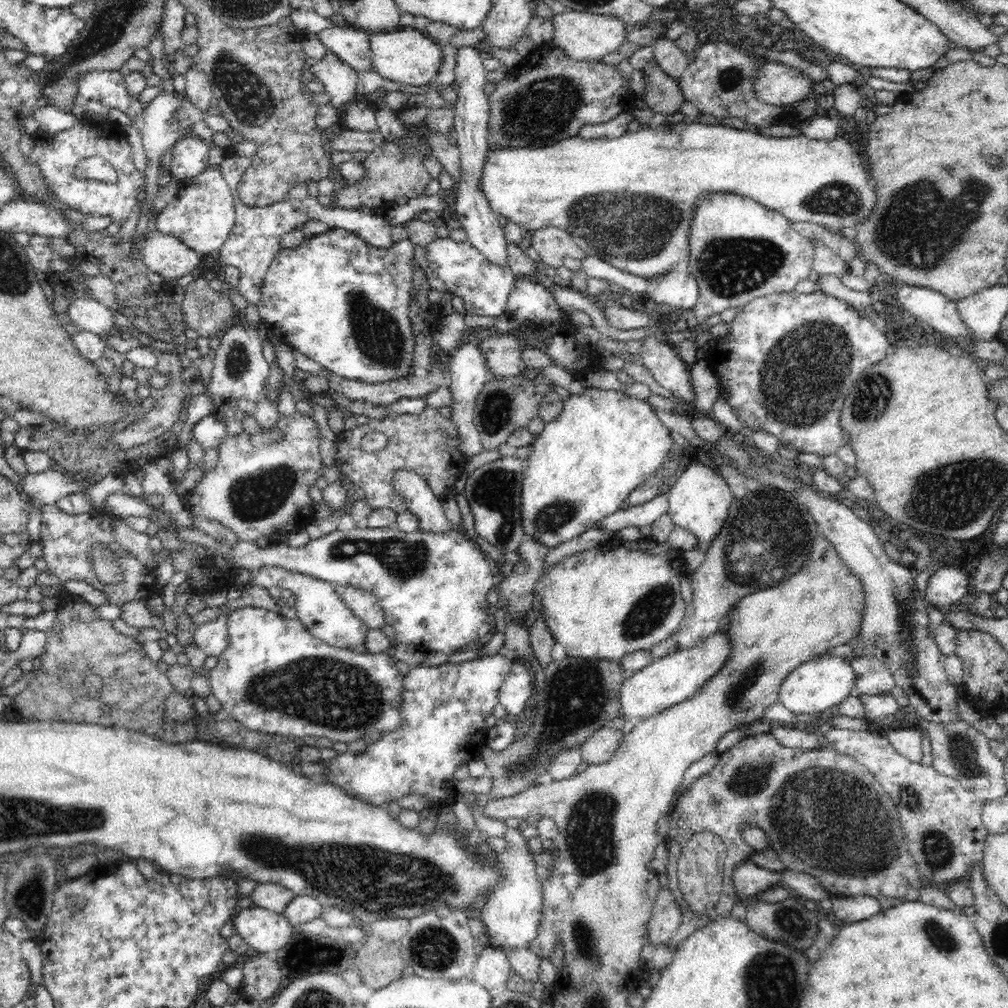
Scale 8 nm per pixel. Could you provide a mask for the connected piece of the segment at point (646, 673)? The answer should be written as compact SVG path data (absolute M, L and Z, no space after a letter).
M718 631L688 650L678 650L674 654L654 658L648 666L642 667L642 670L638 670L636 674L631 675L622 683L620 711L623 711L623 716L638 721L660 714L662 710L684 702L697 693L706 681L710 680L710 677L713 677L722 665L725 665L725 662L729 660L729 654L733 652L732 646L732 638L729 638L727 631L725 633Z

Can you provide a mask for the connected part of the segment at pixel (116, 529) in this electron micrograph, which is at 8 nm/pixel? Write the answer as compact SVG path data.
M116 517L112 521L113 538L131 555L148 566L159 566L162 562L163 552L154 555L148 547L149 536L146 533L138 533L127 524L124 519Z

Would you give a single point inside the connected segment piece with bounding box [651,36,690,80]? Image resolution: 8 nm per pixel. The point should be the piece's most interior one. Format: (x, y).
(667, 54)

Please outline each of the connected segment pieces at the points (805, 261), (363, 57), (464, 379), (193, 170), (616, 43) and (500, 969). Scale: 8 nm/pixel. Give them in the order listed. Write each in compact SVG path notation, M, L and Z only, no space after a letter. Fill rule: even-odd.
M712 194L706 196L690 222L692 230L687 239L687 259L689 273L697 280L699 297L690 311L694 323L702 326L713 314L720 314L728 308L745 307L755 298L774 293L794 291L800 280L810 279L813 271L814 249L810 238L798 234L792 222L778 211L764 206L741 194Z
M334 25L318 33L322 44L358 73L372 71L372 59L369 43L371 32L353 26Z
M471 343L462 344L452 354L449 371L451 382L448 384L450 393L452 393L451 421L457 426L460 449L462 449L466 458L484 451L478 429L473 423L473 413L477 397L484 389L485 383L490 379L489 375L486 359L484 359L484 354L480 351L480 346Z
M192 134L186 135L186 138L176 142L171 148L171 176L178 181L198 176L208 168L209 149L204 140Z
M570 10L562 14L555 13L551 17L551 21L554 26L554 46L574 60L600 61L606 54L616 52L628 34L626 33L626 23L615 16Z
M490 946L485 947L478 956L471 977L478 986L486 989L490 996L495 998L508 989L510 972L511 964L507 954Z

